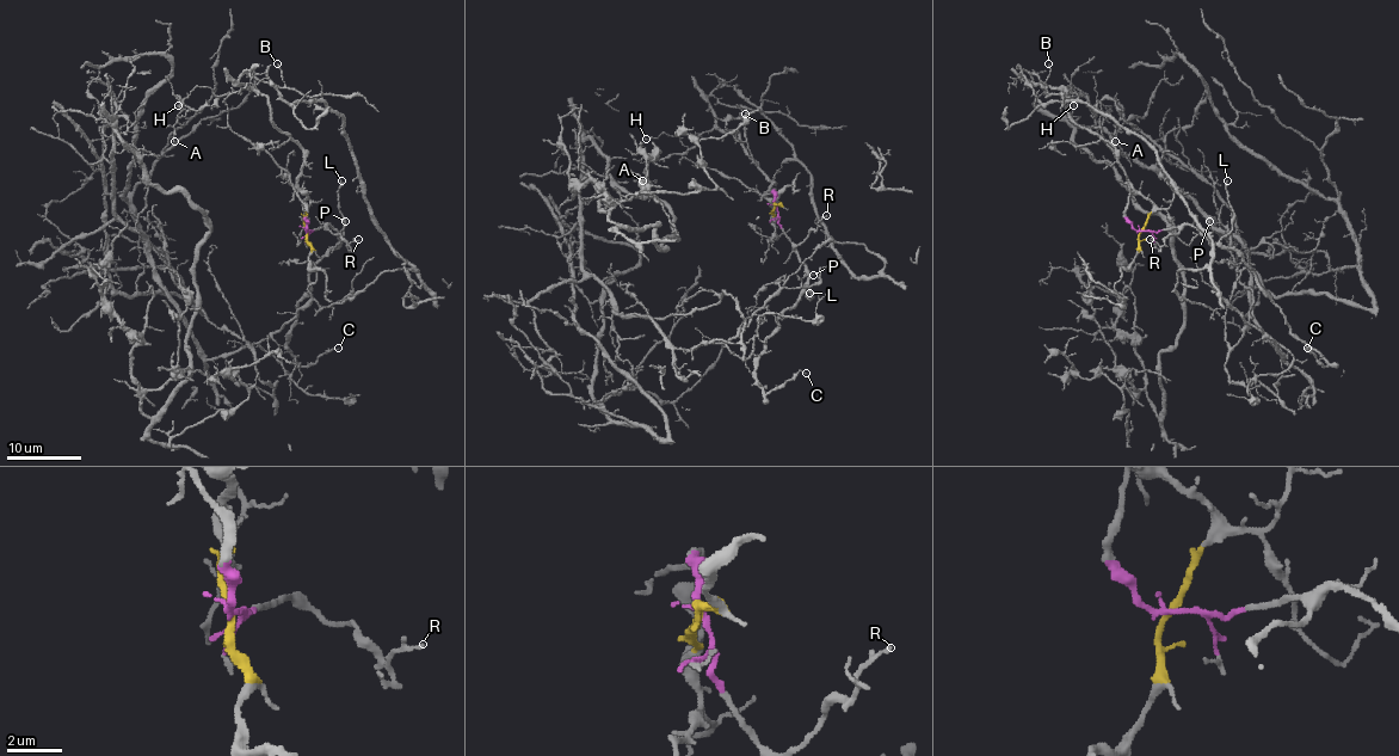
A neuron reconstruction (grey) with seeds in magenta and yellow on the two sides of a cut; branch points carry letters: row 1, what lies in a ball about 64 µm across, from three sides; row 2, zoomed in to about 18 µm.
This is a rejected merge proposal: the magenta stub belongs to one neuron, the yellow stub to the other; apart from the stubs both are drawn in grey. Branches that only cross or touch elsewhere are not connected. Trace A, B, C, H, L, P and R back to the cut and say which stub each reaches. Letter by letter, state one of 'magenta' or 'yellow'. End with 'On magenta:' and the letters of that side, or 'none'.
A: yellow
B: yellow
C: magenta
H: yellow
L: magenta
P: magenta
R: magenta
On magenta: C, L, P, R

